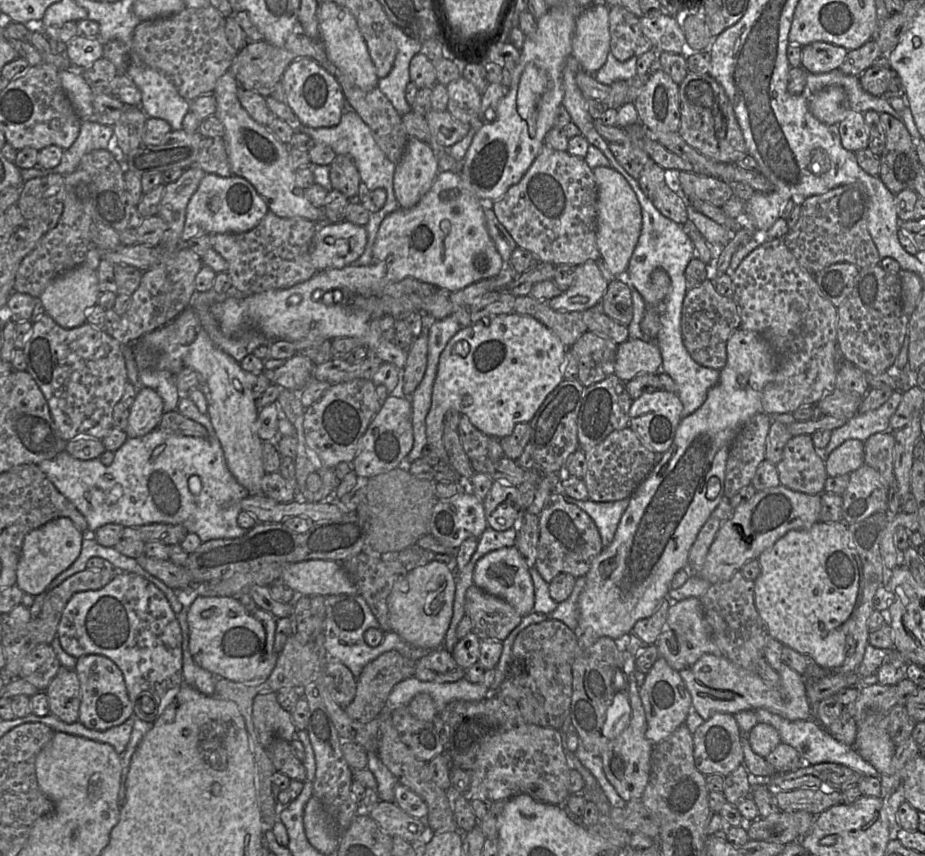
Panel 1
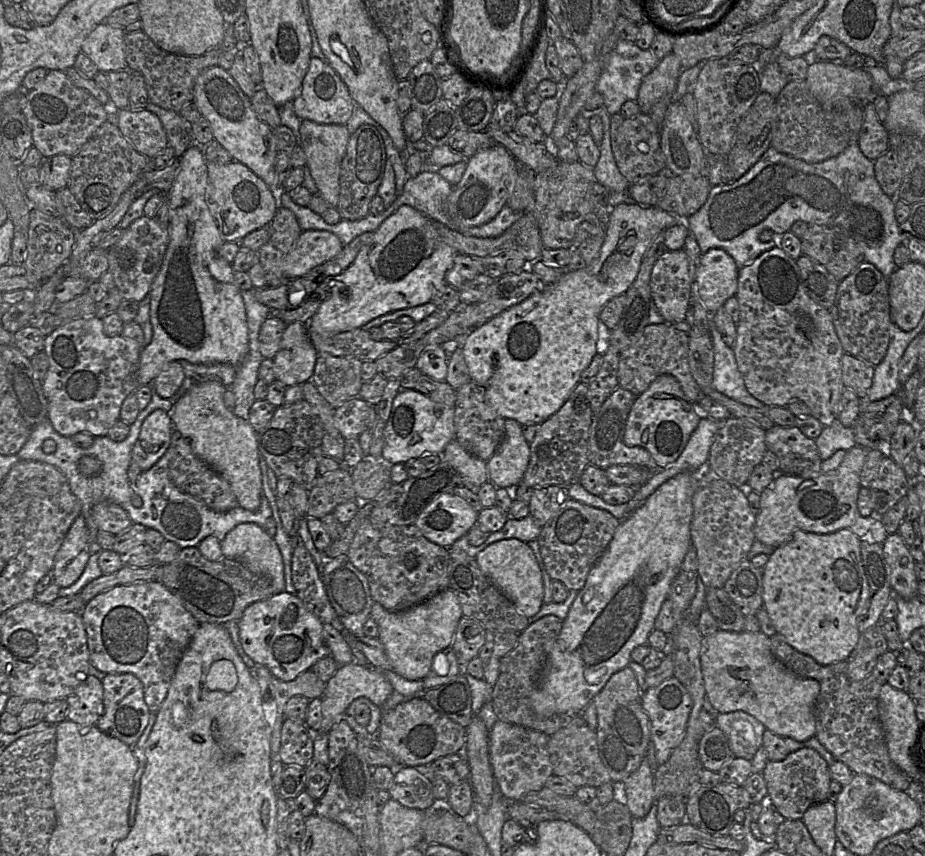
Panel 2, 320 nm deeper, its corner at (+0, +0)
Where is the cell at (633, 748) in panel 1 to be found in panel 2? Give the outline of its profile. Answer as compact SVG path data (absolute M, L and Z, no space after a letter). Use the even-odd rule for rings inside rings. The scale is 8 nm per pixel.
M645 758L639 768L627 777L623 783L626 806L634 818L645 817L654 804L653 773Z

